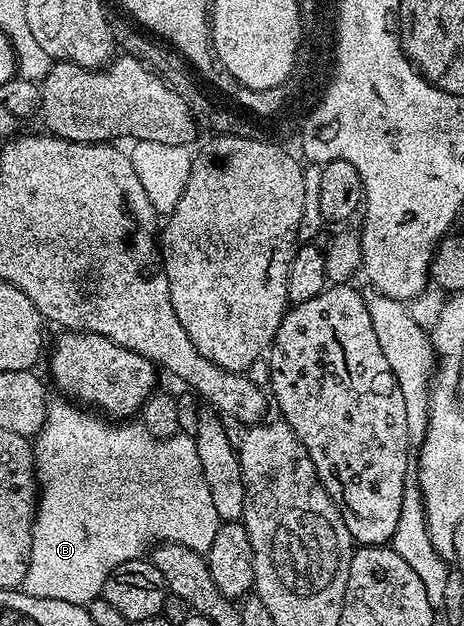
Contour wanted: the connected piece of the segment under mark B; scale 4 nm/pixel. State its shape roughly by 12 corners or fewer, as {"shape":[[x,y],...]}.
{"shape":[[49,399],[25,594],[87,605],[222,519],[194,436]]}

